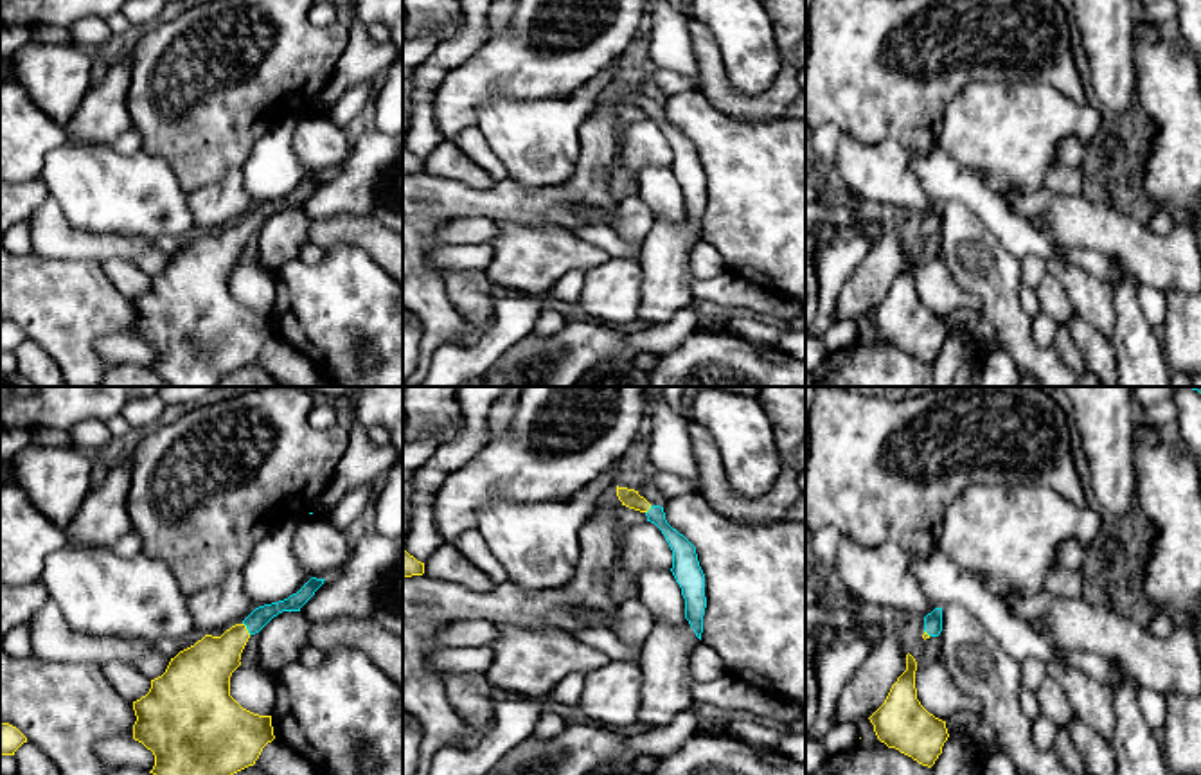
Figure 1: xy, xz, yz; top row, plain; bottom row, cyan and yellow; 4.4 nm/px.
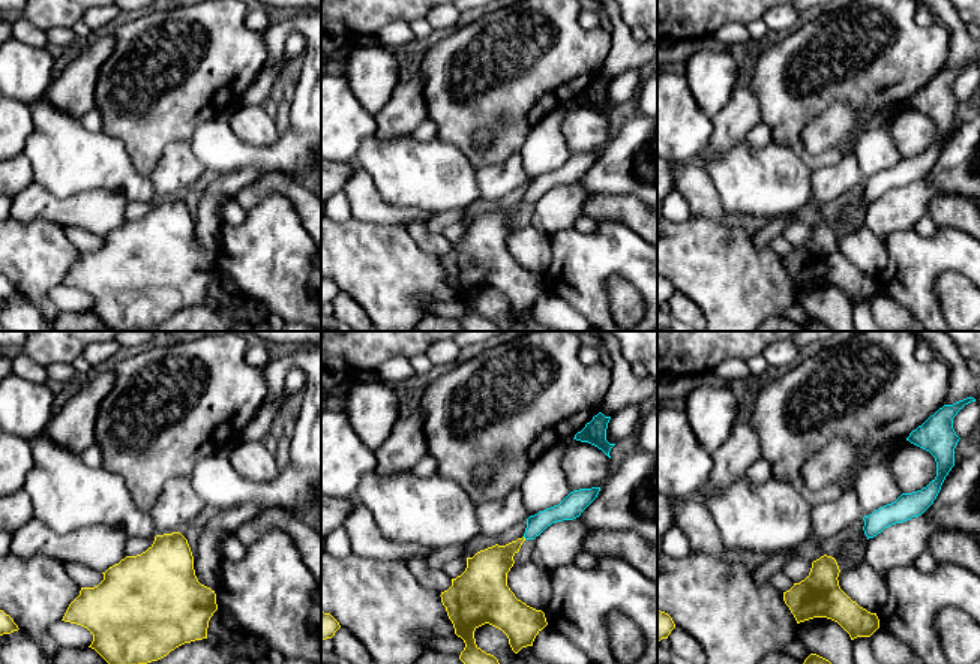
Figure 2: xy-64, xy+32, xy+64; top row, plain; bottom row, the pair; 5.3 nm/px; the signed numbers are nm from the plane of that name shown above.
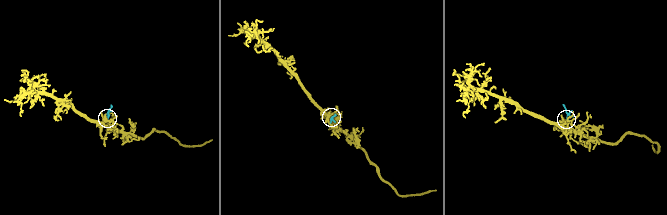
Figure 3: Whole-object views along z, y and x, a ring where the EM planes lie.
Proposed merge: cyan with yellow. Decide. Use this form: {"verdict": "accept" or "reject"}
{"verdict": "accept"}

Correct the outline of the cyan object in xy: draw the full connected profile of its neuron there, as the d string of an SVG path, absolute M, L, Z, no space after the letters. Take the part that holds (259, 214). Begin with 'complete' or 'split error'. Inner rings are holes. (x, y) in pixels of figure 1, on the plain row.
split error; M311 174L297 191L255 205L221 234L205 232L171 255L162 273L151 277L149 290L133 298L137 313L133 336L155 352L149 370L156 372L169 387L216 387L223 376L255 361L262 345L275 336L271 313L243 306L230 293L230 273L241 263L241 250L248 236L279 210L300 209L324 178Z

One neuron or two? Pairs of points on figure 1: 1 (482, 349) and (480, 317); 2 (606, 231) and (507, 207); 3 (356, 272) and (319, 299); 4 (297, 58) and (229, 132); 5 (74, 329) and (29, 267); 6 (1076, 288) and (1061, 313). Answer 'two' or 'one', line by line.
1: two
2: two
3: one
4: one
5: one
6: two

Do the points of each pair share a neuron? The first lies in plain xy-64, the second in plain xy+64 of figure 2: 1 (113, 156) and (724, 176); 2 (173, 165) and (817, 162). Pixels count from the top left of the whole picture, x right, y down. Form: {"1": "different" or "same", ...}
{"1": "same", "2": "different"}

